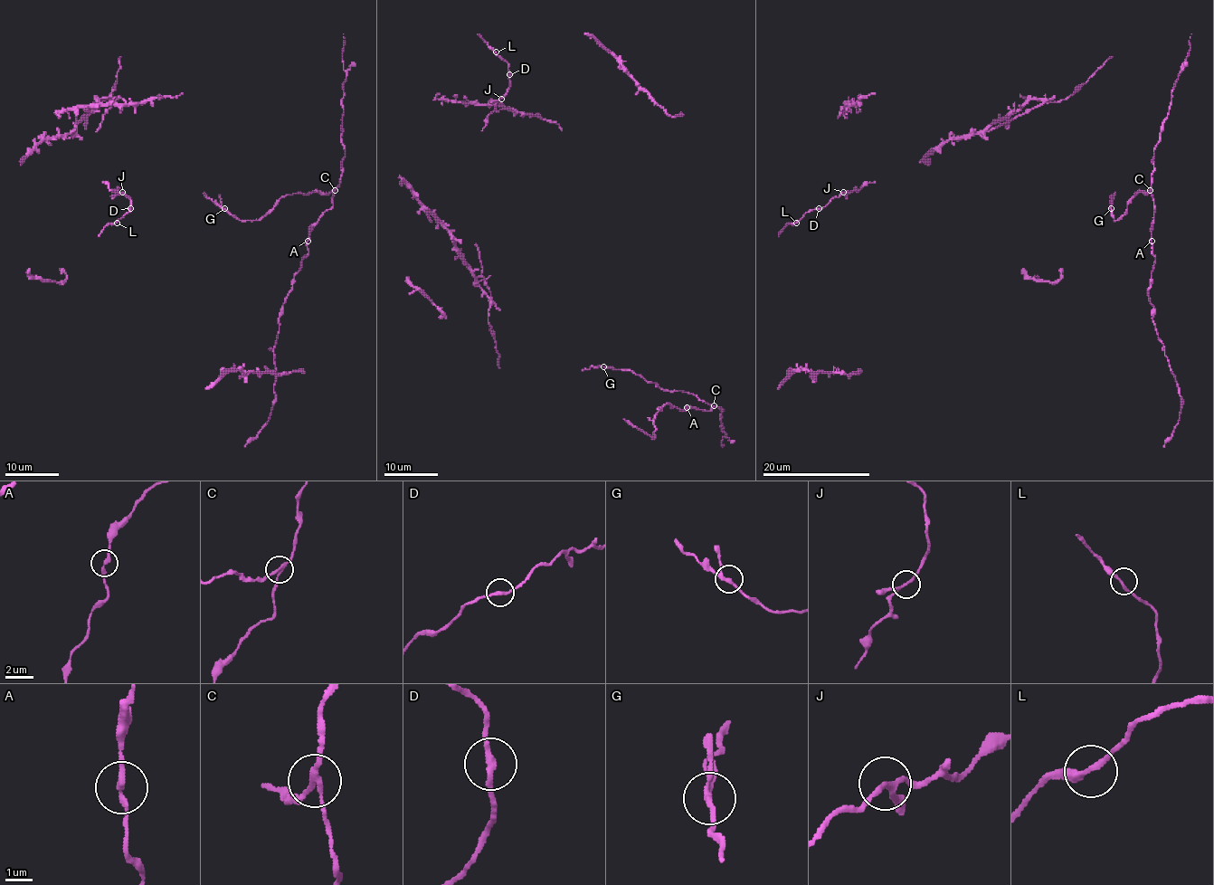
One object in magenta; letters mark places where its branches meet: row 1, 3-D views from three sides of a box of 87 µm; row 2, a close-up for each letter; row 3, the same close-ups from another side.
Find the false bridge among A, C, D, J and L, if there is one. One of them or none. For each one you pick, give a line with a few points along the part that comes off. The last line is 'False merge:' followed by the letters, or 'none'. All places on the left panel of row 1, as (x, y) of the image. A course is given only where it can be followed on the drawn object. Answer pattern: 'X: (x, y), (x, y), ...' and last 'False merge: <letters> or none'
C: (334, 189), (326, 194), (286, 195), (258, 220), (239, 220), (204, 192)
False merge: C

